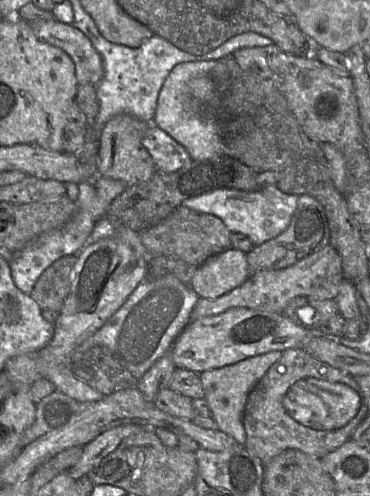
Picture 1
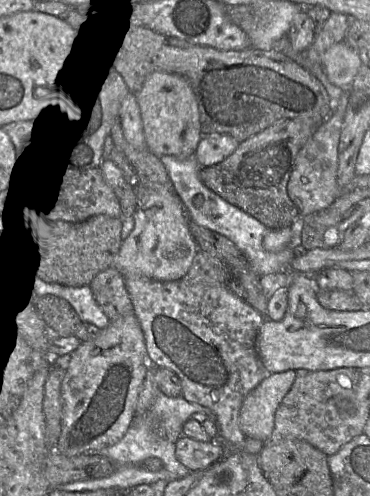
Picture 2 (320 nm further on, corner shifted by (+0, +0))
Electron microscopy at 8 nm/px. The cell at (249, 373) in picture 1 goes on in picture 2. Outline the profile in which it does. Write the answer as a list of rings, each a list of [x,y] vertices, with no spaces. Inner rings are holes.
[[[296,371],[270,373],[244,399],[239,427],[249,438],[267,441],[274,429],[275,412],[296,378]]]

